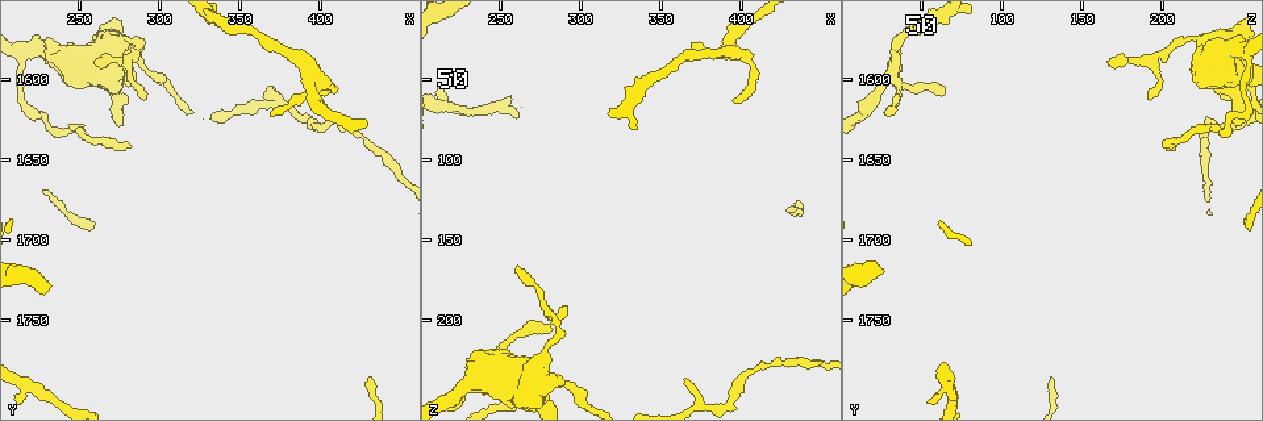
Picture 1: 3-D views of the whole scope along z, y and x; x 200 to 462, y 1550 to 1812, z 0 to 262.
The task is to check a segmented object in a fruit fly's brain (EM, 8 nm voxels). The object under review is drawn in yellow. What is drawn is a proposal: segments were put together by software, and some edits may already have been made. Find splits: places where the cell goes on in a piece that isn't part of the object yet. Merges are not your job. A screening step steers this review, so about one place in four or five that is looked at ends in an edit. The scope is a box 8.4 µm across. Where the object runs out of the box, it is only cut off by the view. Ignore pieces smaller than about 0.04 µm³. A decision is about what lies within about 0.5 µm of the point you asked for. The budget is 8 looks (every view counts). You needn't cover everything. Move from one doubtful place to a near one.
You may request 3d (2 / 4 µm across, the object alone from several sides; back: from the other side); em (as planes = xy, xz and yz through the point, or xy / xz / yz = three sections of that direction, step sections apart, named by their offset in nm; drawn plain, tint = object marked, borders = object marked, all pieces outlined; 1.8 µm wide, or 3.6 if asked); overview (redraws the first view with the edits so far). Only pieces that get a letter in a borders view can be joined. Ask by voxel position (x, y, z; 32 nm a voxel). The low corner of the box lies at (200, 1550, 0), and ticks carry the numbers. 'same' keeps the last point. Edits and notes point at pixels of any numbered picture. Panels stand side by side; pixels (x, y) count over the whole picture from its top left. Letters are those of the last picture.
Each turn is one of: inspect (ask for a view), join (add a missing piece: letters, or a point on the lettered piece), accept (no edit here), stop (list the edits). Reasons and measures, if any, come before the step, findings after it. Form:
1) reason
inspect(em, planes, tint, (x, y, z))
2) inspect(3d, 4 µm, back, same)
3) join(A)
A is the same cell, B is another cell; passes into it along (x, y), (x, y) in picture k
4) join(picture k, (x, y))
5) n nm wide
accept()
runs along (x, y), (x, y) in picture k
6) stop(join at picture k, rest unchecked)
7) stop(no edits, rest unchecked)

tapers out
inspect(em, planes, plain, (260, 1592, 166))

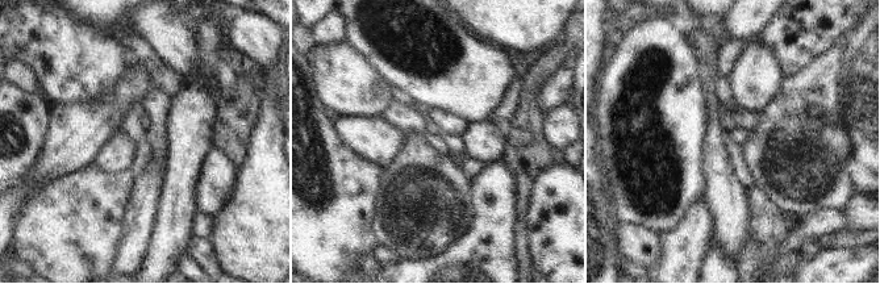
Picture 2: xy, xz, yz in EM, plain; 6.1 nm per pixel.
what lies round it
inspect(em, planes, borders, same)

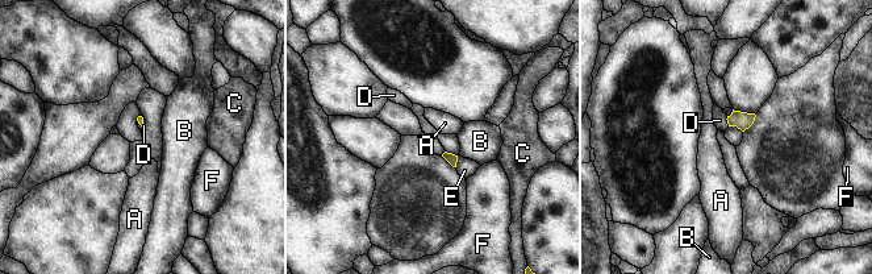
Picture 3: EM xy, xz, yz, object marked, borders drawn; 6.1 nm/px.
E touches over 80 nm
join(D)
D is the same cell, A, B, C, E and F are other cells; passes into it along (742, 120), (727, 121), (720, 120) in picture 3; the cell continues

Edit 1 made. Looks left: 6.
long arm stops here
inspect(3d, 4 µm, back, (282, 1642, 206))

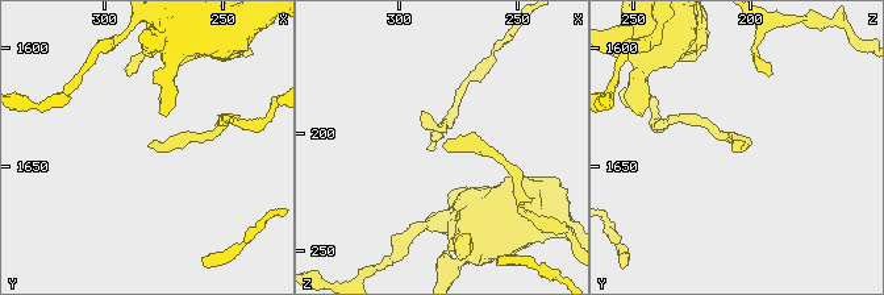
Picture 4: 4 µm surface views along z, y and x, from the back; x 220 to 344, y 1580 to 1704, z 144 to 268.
inspect(em, planes, borders, (282, 1642, 206))

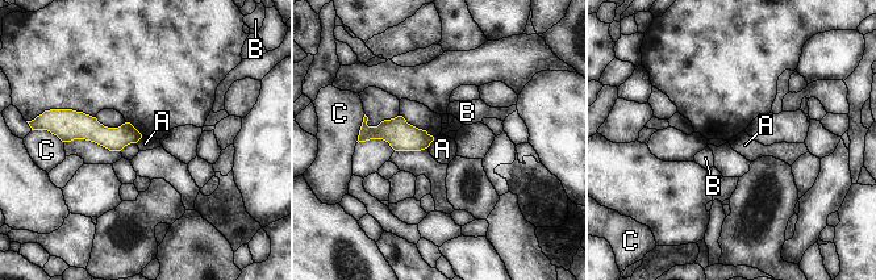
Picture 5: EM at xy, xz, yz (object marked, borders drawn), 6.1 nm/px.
130 nm wide
accept()
A, B and C are other cells; runs along (66, 134), (137, 136) in picture 5; none of them fits

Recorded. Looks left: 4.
abrupt turn
inspect(3d, 4 µm, (282, 1576, 212))

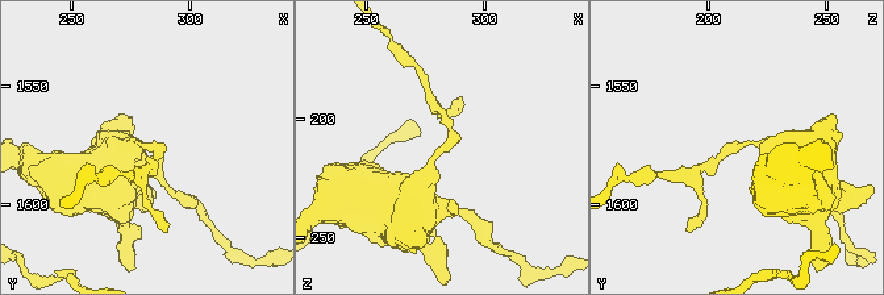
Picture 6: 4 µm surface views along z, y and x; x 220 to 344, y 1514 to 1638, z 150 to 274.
arms of 160, 500 nm
inspect(em, planes, tint, (283, 1574, 213))

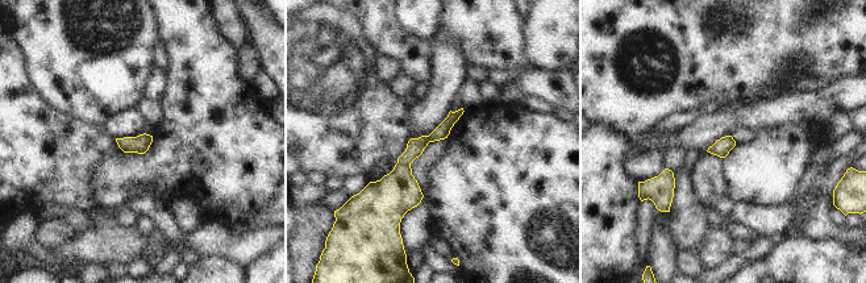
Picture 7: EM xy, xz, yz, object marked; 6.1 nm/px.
see the neighbours
inspect(em, planes, borders, same)

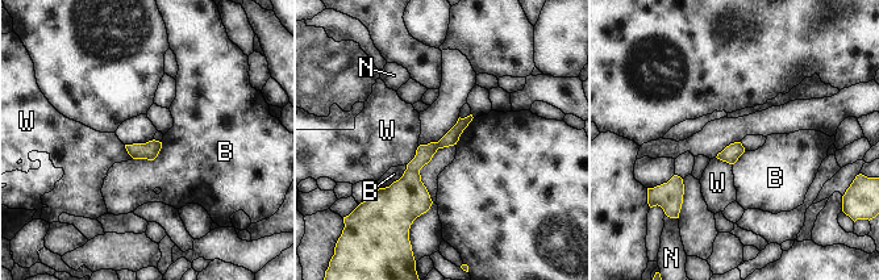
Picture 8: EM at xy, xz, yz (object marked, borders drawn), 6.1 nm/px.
B touches over 220 nm
accept()
B, N and W are other cells; border along (162, 142), (153, 159), (133, 159) in picture 8; none of them fits

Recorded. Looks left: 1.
stop(join at picture 3, rest unchecked)

